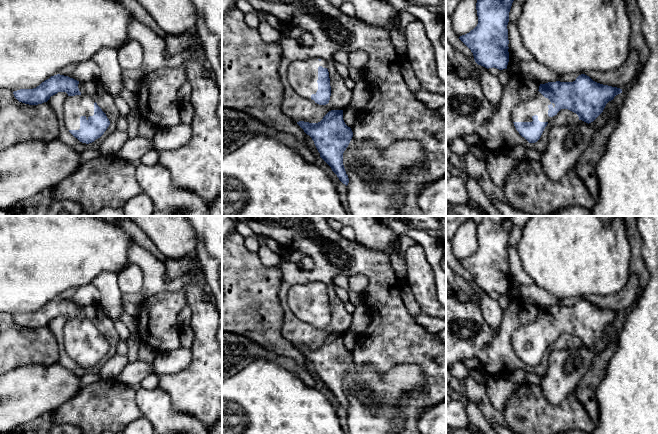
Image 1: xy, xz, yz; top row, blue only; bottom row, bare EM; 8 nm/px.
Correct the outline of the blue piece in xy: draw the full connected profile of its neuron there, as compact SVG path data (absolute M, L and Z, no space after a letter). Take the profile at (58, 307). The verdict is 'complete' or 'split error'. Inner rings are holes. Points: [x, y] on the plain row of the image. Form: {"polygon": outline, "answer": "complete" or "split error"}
{"polygon": "M54 299L42 306L33 313L20 313L14 315L14 321L22 327L29 329L38 329L47 326L51 320L58 316L66 316L68 321L64 326L64 347L69 356L82 367L92 367L100 362L110 349L110 345L95 324L82 318L78 312L79 305L64 299Z", "answer": "split error"}

